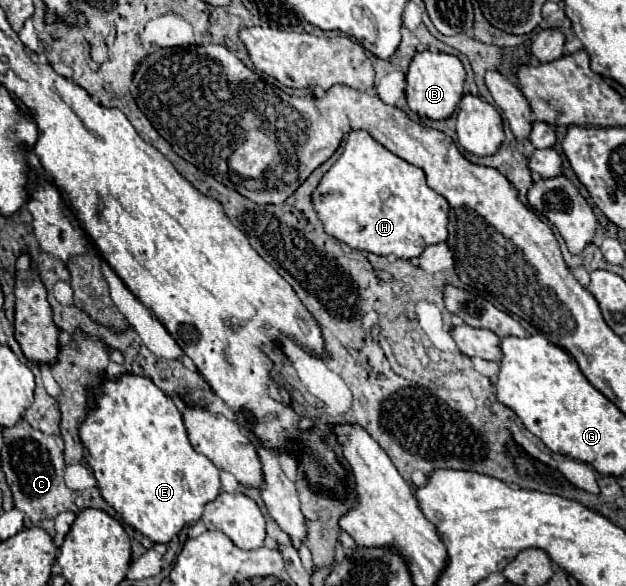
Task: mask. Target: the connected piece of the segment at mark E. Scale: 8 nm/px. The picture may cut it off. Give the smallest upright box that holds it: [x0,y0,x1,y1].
[79,373,221,545]

